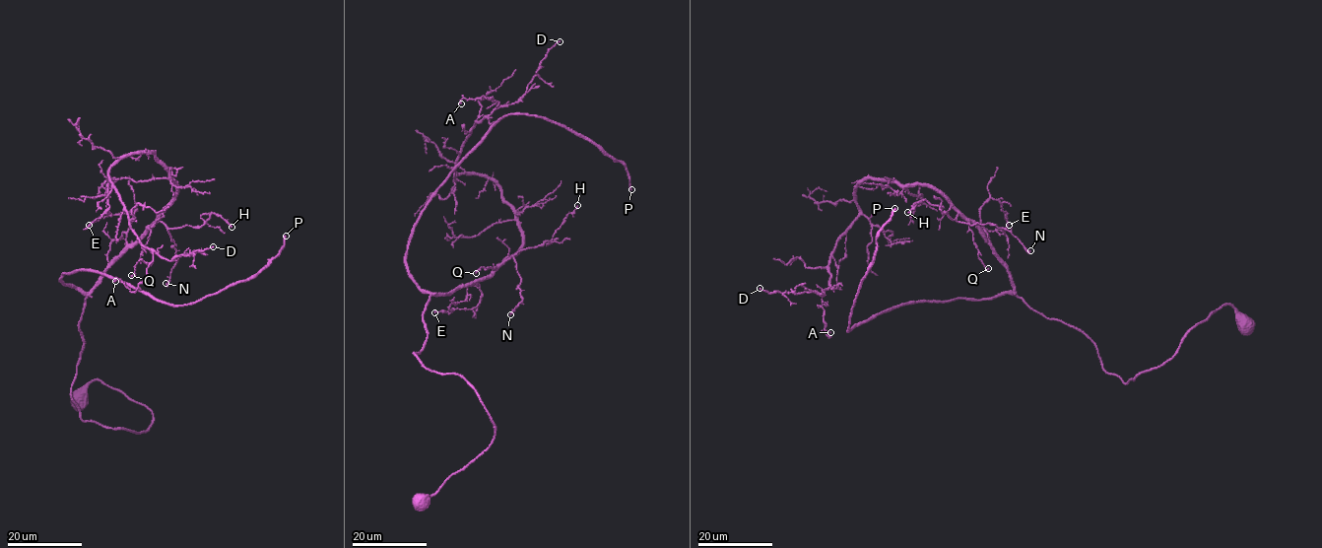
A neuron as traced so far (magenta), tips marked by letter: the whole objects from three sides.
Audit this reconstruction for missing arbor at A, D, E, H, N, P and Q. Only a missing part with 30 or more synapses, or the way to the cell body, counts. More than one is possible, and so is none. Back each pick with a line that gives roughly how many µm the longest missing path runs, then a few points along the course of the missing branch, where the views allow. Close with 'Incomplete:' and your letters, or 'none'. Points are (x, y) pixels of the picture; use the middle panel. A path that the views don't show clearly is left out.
P: 80 µm
Incomplete: P

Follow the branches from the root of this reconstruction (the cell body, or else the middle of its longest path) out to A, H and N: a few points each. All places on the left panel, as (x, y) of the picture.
A: (80, 399), (153, 425), (70, 394), (85, 300), (176, 192), (148, 151), (108, 173), (153, 251), (115, 281)
H: (80, 399), (98, 379), (152, 427), (81, 418), (85, 300), (158, 222), (213, 213), (231, 227)
N: (80, 399), (98, 379), (152, 427), (83, 421), (70, 389), (85, 300), (160, 222), (177, 258), (165, 283)

